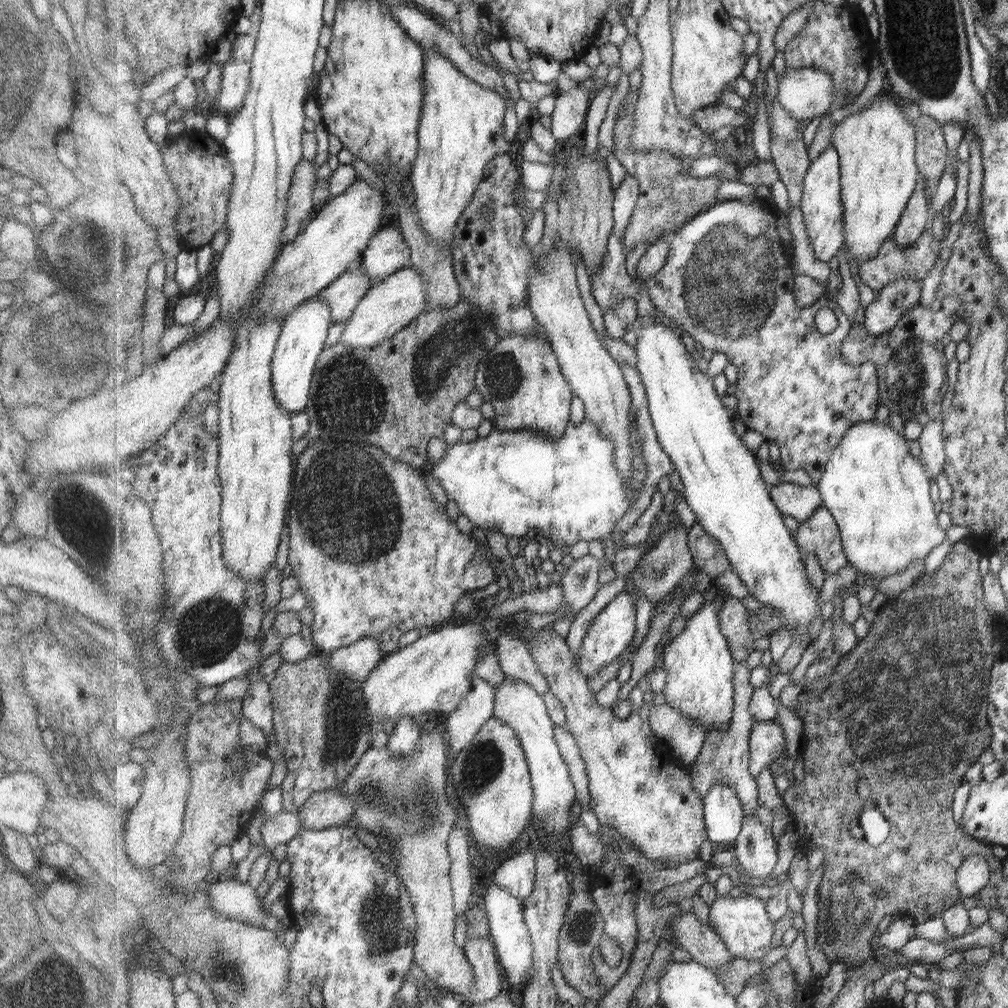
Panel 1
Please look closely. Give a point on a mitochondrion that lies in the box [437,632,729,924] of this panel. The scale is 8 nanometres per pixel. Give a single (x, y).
(480, 767)

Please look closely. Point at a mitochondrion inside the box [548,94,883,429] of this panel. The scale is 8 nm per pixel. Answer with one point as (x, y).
(729, 281)

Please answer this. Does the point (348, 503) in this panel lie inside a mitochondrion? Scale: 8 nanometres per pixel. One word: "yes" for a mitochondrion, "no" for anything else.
yes

